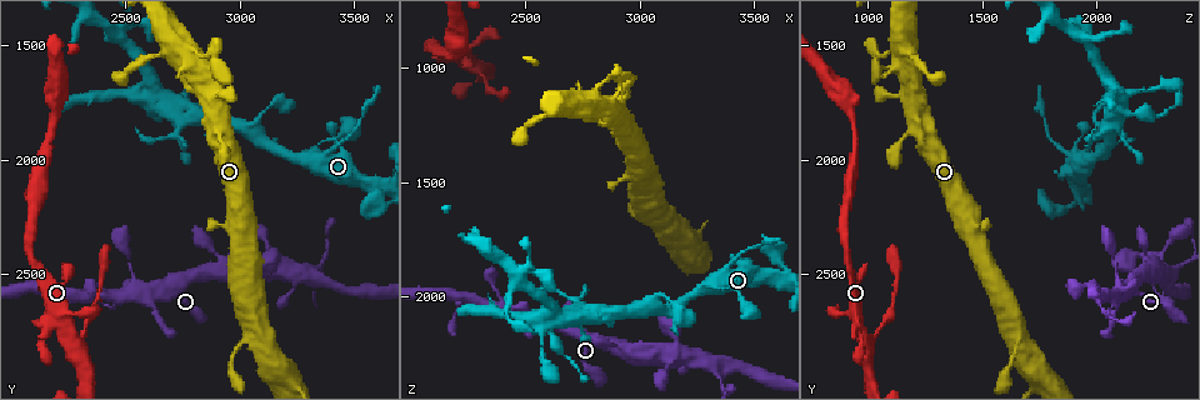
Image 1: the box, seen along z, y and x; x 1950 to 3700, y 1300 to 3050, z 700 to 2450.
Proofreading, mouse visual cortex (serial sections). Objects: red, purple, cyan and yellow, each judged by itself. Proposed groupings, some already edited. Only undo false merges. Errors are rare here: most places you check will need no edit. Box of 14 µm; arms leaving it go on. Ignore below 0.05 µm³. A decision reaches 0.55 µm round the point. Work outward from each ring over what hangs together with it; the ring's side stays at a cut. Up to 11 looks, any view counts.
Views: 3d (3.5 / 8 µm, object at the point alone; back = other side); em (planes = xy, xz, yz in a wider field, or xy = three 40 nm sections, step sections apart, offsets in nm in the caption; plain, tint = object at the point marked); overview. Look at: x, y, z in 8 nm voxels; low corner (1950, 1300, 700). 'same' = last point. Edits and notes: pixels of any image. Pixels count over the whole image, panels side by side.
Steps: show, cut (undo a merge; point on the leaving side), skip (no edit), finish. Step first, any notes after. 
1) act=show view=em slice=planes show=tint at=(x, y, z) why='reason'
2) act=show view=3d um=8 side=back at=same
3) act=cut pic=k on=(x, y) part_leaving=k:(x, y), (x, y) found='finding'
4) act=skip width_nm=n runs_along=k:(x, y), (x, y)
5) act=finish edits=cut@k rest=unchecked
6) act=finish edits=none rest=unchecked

act=show view=em slice=xy step=3 show=tint at=(3360, 2530, 2300) why='three arms meet'

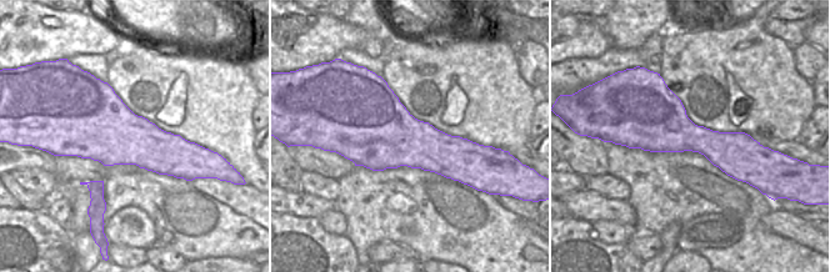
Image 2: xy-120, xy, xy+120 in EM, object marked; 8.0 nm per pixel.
act=show view=3d um=3.5 at=same

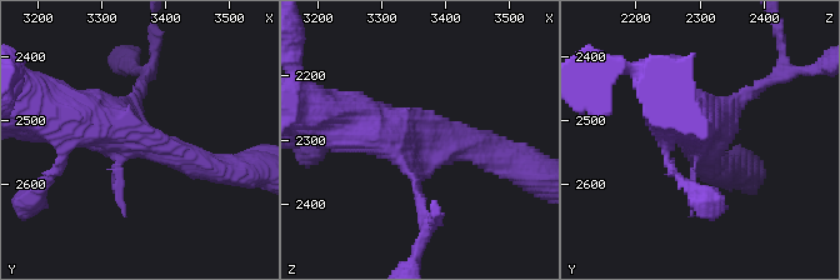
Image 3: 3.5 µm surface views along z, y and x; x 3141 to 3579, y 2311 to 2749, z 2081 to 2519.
act=skip runs_along=3:(38, 110), (106, 123), (188, 156) found='one cell here'

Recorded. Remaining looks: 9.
act=show view=3d um=3.5 at=(3430, 1930, 1830) why='sudden change in width'

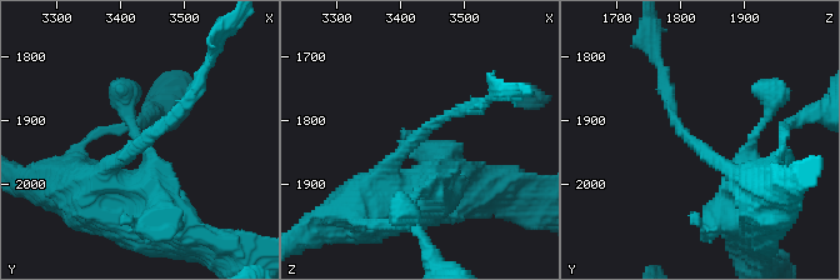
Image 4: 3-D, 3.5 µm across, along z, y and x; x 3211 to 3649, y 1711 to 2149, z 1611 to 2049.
act=show view=em slice=xy step=5 show=plain at=(3420, 1940, 1830) arm_widths_nm=150,400 why='shape alone is not enough'

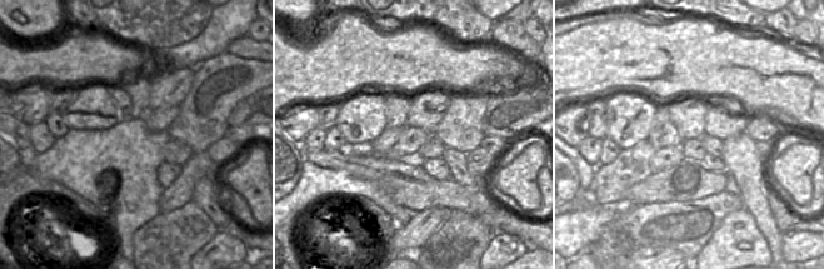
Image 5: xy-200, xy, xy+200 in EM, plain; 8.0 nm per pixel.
act=show view=em slice=xy step=5 show=tint at=same

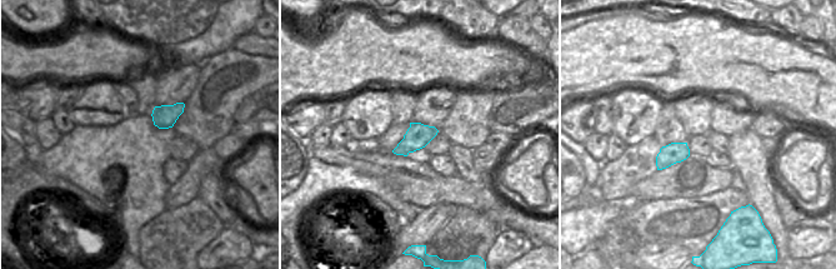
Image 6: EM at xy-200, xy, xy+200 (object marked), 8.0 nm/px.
act=skip runs_along=4:(765, 199), (691, 141), (669, 95) found='all the same cell'

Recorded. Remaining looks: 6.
act=show view=3d um=3.5 at=(2450, 1460, 1920) why='abrupt turn'

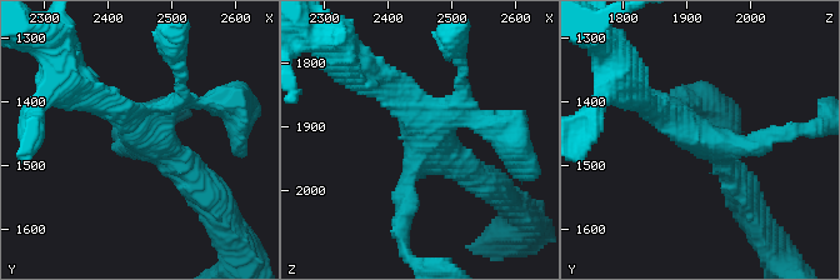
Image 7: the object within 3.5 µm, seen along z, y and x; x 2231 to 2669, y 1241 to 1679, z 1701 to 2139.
act=show view=em slice=planes show=tint at=(2460, 1455, 1910) why='shape alone is not enough'

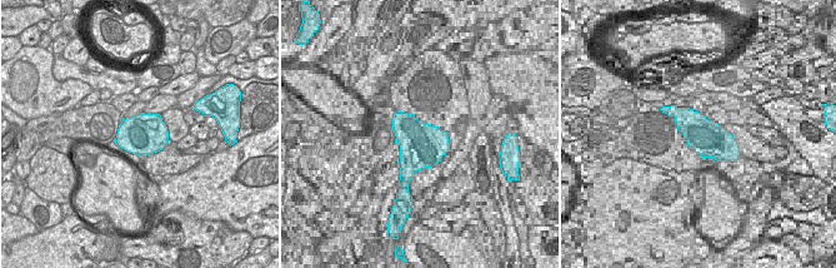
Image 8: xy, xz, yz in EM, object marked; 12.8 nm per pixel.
act=show view=em slice=xy step=2 show=tint at=same why='cut it another way'

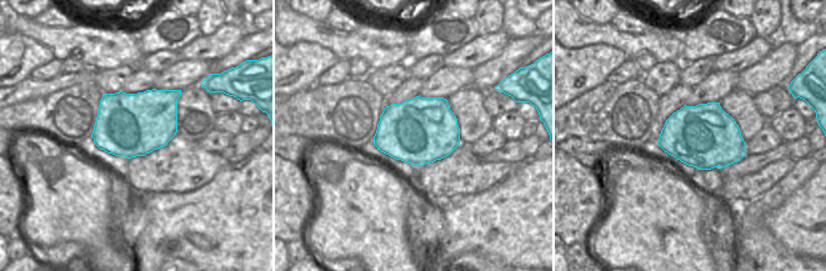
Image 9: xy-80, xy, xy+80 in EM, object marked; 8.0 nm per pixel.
act=skip width_nm=550 runs_along=7:(481, 180), (374, 80) found='continuous, no second cell'

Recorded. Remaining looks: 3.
act=show view=3d um=8 at=(2910, 1720, 1150)

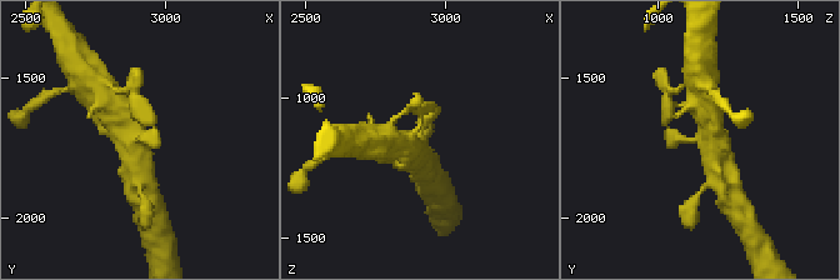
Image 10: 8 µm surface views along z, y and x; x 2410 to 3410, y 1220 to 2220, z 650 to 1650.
act=show view=em slice=xy step=3 show=tint at=(2910, 1710, 1150)

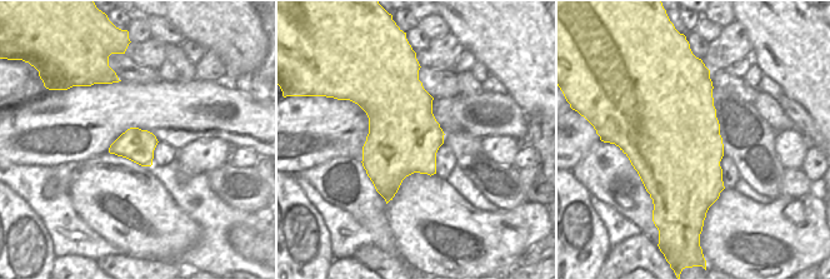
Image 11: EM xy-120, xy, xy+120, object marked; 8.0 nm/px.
act=skip runs_along=10:(136, 159), (129, 126), (104, 99) found='all the same cell'

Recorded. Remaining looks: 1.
act=finish edits=none rest=unchecked

